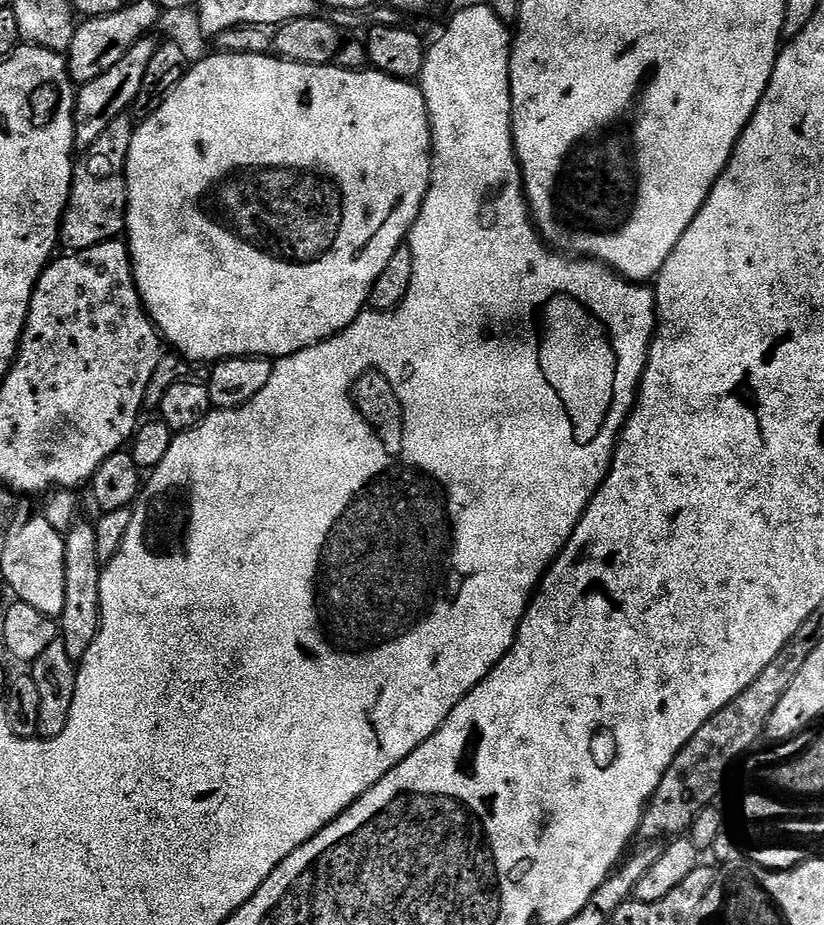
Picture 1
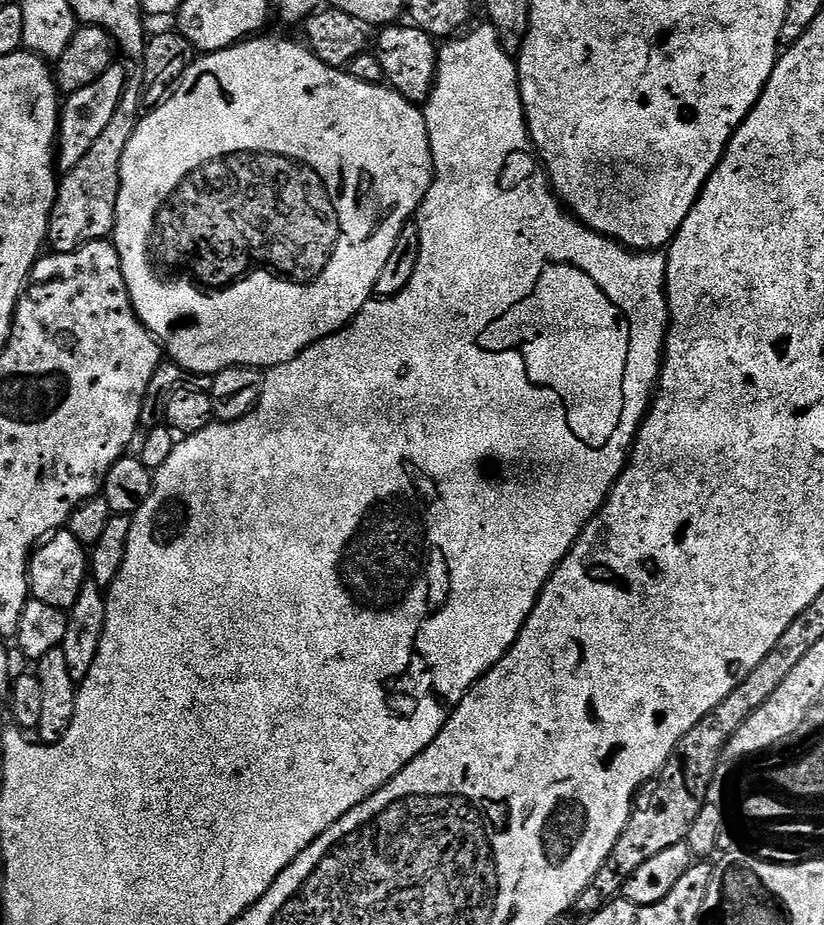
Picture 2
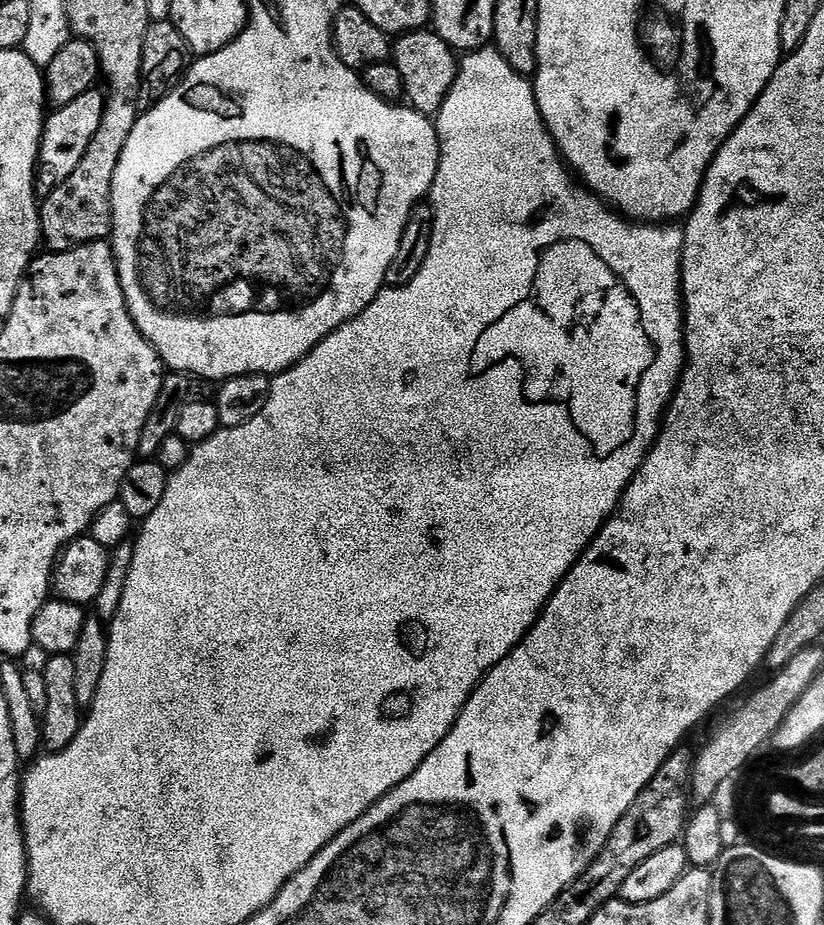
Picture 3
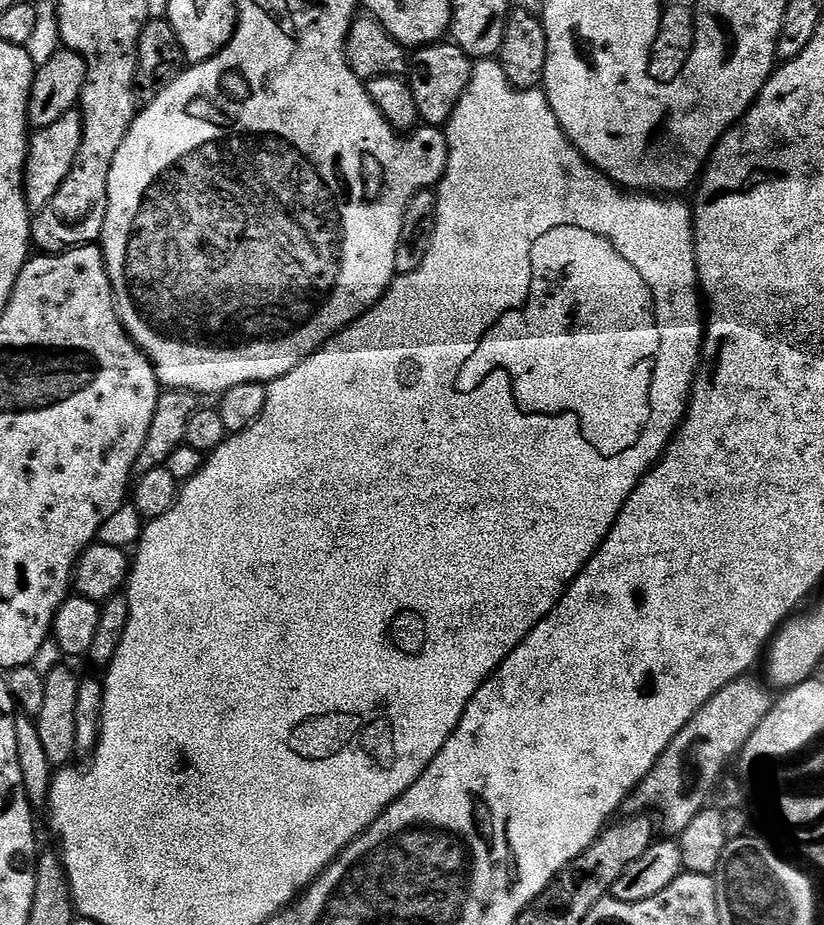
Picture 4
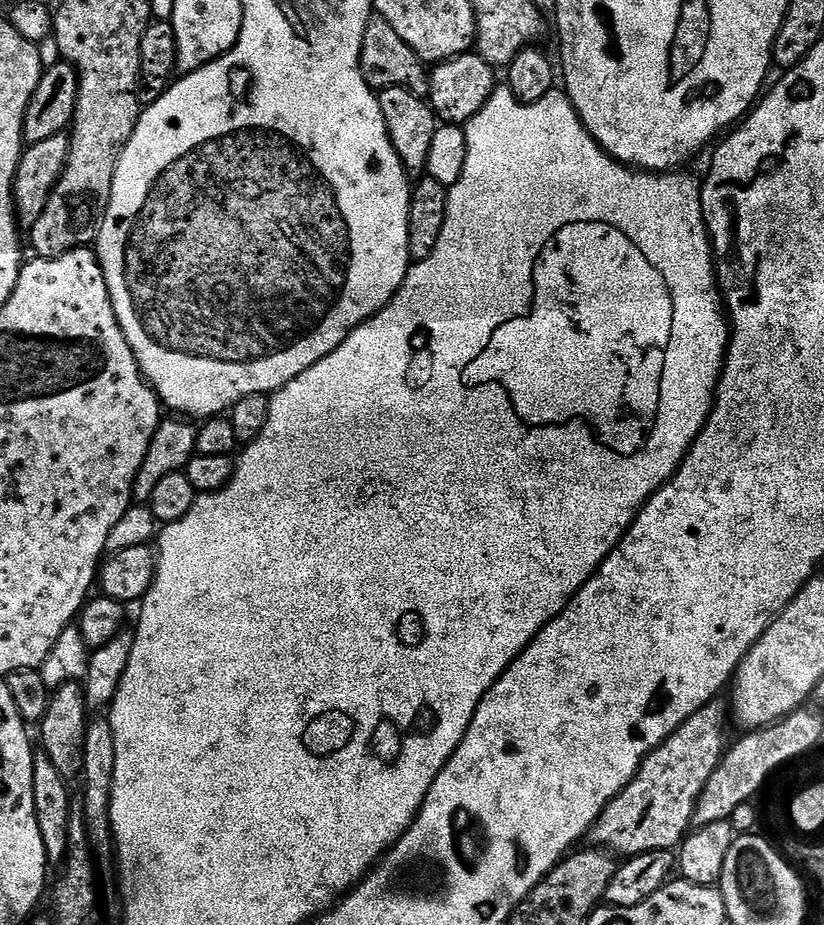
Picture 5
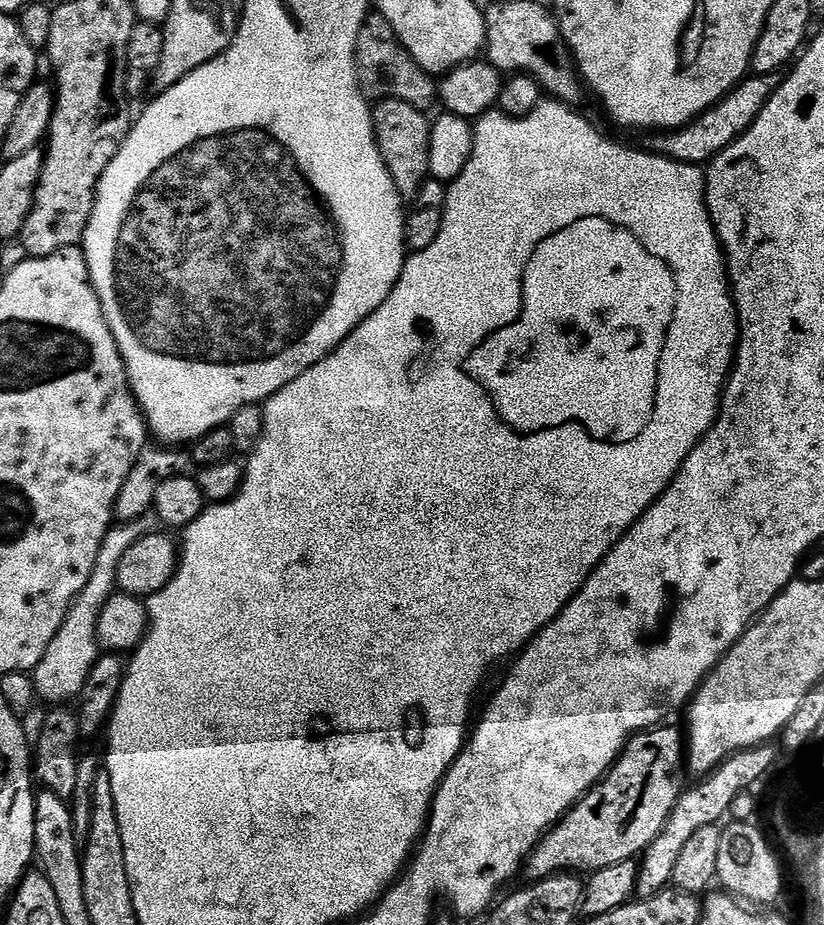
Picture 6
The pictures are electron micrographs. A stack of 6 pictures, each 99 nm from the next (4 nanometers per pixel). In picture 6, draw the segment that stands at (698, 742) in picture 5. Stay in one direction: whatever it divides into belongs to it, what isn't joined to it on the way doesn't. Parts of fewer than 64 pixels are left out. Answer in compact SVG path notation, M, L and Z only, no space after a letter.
M657 726L647 732L637 732L600 783L595 784L571 810L564 813L564 817L554 827L544 833L526 861L529 881L545 880L547 876L571 872L591 874L599 868L614 866L618 862L636 860L652 845L654 838L662 834L682 791L680 775L685 775L686 772L685 733L681 729L679 732L676 728L668 727Z

